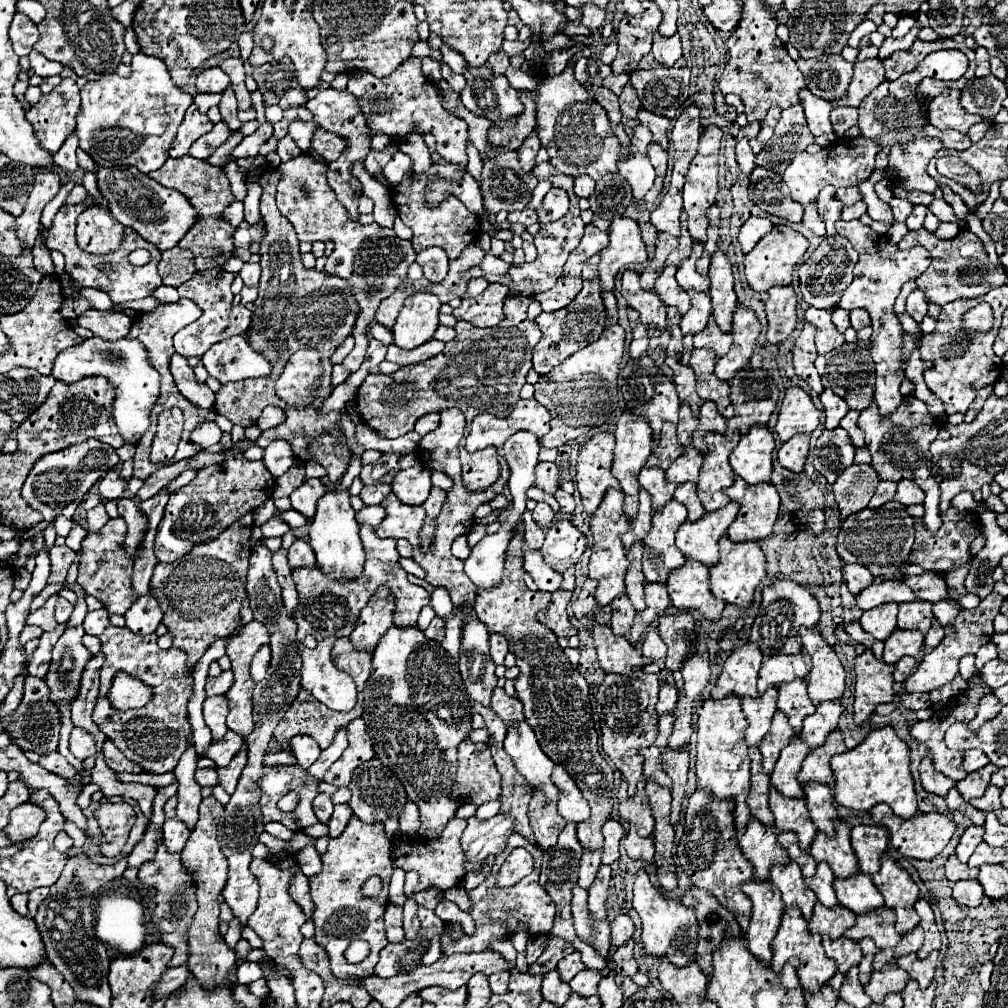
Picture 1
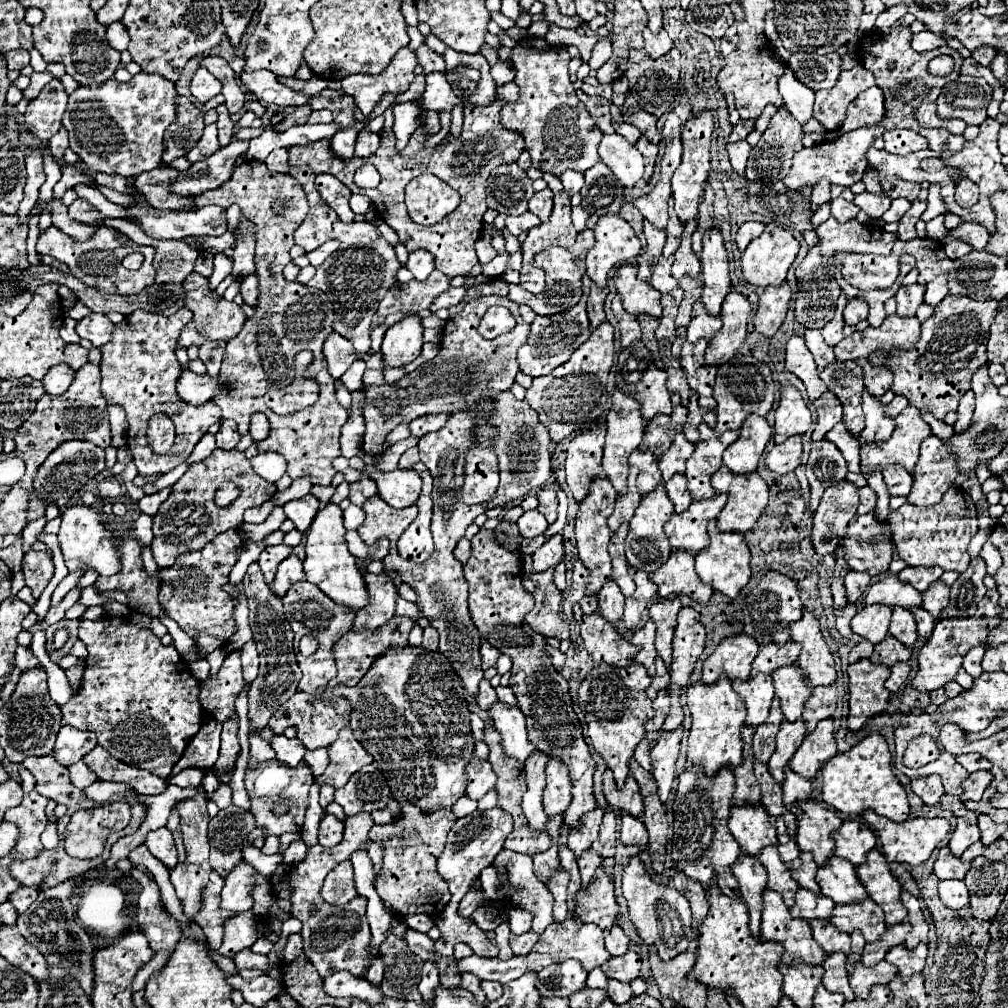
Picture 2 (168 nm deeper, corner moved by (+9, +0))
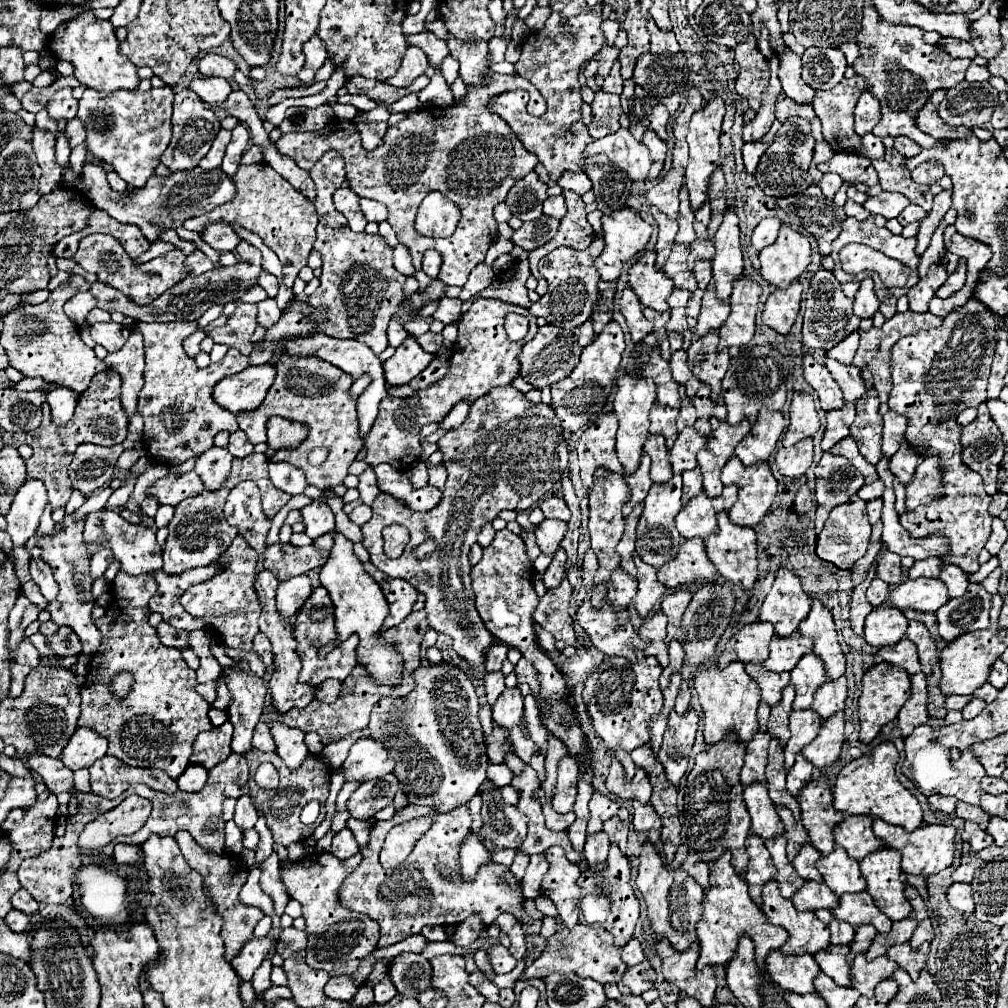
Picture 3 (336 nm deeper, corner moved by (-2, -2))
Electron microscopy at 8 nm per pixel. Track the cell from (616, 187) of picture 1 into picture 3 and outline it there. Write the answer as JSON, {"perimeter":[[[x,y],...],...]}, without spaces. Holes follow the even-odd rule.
{"perimeter":[[[595,155],[591,157],[583,171],[593,183],[593,191],[597,197],[599,211],[603,213],[613,213],[617,209],[623,209],[627,205],[629,189],[631,189],[631,179],[625,171],[615,167],[607,155]]]}

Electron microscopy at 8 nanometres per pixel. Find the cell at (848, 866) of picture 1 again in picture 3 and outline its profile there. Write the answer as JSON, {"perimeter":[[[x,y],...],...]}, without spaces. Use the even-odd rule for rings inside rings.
{"perimeter":[[[825,771],[813,775],[813,779],[799,791],[797,801],[801,805],[801,819],[809,833],[809,843],[817,847],[821,855],[829,855],[835,847],[833,827],[839,825],[845,815],[833,807],[831,779]]]}

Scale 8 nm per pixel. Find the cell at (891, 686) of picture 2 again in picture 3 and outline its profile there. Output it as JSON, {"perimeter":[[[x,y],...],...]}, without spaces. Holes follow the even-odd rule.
{"perimeter":[[[917,673],[911,675],[911,699],[901,707],[899,711],[899,729],[903,739],[907,739],[915,727],[925,723],[925,707],[927,707],[927,683],[925,683],[925,675]]]}

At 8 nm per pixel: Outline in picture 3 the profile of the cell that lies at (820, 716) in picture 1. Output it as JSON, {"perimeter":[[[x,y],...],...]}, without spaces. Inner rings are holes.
{"perimeter":[[[829,679],[825,681],[813,695],[813,705],[811,709],[817,711],[823,719],[831,717],[837,711],[845,709],[845,699],[847,699],[847,679]]]}

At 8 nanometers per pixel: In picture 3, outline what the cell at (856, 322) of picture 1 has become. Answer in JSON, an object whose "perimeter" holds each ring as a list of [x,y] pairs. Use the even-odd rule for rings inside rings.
{"perimeter":[[[863,279],[861,285],[859,285],[859,291],[855,293],[855,299],[853,299],[855,307],[853,307],[853,313],[861,319],[871,319],[875,315],[875,311],[879,309],[879,299],[873,291],[873,279]]]}

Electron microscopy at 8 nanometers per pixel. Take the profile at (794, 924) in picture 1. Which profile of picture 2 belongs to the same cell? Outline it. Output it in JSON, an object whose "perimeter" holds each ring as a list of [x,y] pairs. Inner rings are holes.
{"perimeter":[[[766,889],[764,891],[764,911],[762,911],[762,939],[778,941],[784,947],[784,963],[808,963],[822,965],[824,951],[814,943],[810,923],[802,923],[790,915],[784,905],[782,895]]]}

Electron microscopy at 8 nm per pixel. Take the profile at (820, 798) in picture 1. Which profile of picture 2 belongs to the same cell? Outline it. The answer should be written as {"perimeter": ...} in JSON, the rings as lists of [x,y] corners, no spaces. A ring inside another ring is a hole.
{"perimeter":[[[786,767],[786,781],[784,781],[782,791],[784,791],[784,803],[786,803],[788,807],[792,807],[792,811],[800,817],[802,811],[800,811],[798,807],[794,807],[794,805],[796,805],[798,801],[806,801],[806,799],[810,797],[810,793],[812,793],[812,783],[810,783],[808,779],[802,779],[800,775],[796,775],[794,771],[790,771],[790,769]]]}

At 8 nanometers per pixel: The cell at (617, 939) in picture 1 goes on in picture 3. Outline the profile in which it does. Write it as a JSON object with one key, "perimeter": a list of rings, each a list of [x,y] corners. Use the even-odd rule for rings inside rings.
{"perimeter":[[[631,939],[625,945],[625,949],[621,949],[621,957],[627,963],[627,967],[633,967],[633,965],[639,965],[641,961],[645,961],[645,955],[641,951],[641,943],[637,939]]]}

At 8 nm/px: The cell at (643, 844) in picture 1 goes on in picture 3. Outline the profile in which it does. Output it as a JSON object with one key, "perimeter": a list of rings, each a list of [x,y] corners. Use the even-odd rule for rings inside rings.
{"perimeter":[[[633,801],[633,827],[635,831],[659,831],[661,817],[651,805],[641,805],[639,801]]]}

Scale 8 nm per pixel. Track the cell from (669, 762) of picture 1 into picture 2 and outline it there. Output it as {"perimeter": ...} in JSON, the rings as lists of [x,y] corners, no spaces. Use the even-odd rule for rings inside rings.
{"perimeter":[[[682,727],[676,731],[660,731],[658,741],[654,743],[650,755],[652,755],[652,765],[654,765],[654,779],[658,783],[658,795],[662,803],[668,801],[672,781],[674,781],[674,771],[676,771],[676,759],[680,751],[680,739],[682,739]]]}

